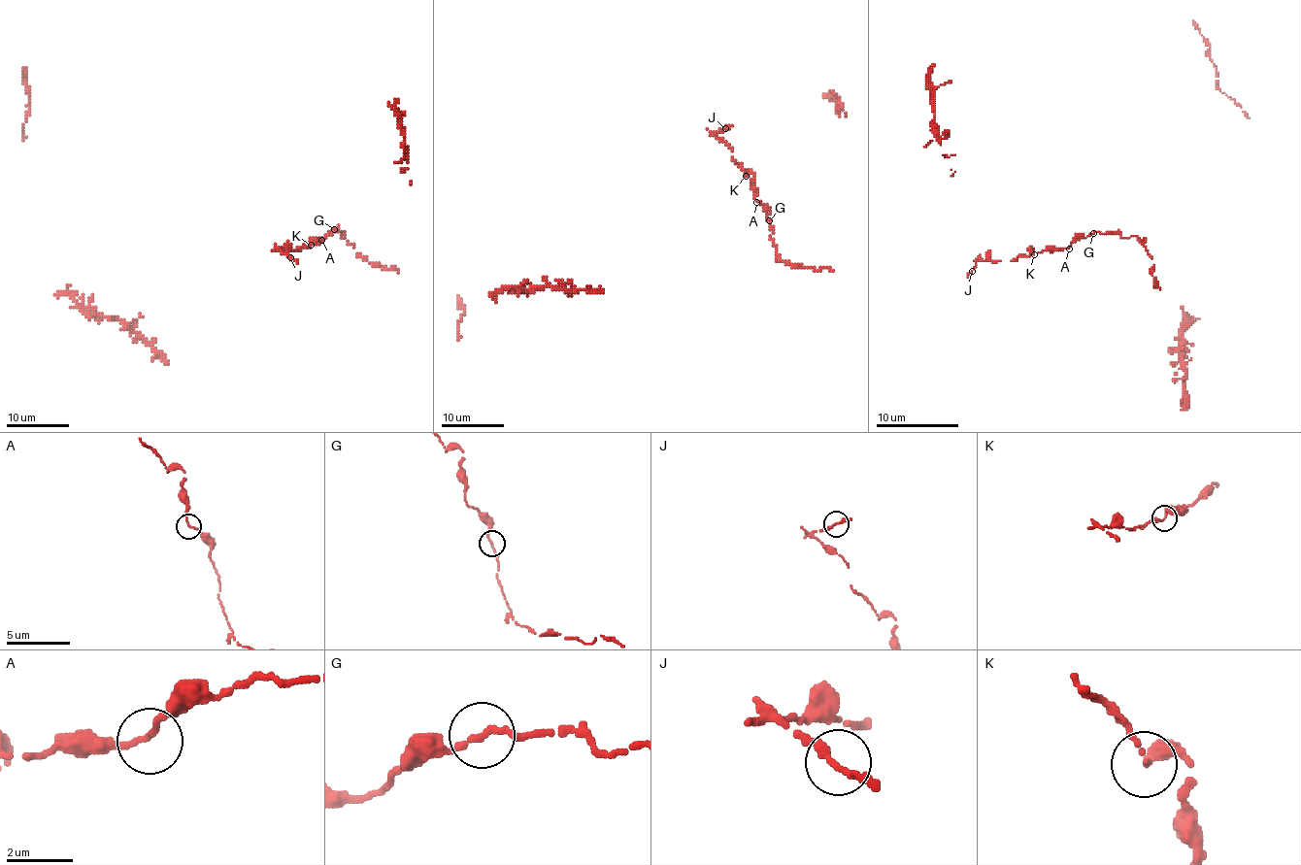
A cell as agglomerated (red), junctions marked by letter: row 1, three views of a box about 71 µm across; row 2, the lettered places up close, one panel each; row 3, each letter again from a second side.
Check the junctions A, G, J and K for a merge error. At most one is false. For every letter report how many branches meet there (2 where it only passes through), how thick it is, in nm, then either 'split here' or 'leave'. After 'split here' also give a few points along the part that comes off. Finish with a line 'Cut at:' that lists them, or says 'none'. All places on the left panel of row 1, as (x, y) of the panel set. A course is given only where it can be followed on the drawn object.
A: 2 branches meet; 190 nm thick; leave
G: 2 branches meet; 200 nm thick; leave
J: 2 branches meet; 260 nm thick; leave
K: 2 branches meet; 280 nm thick; leave
Cut at: none

